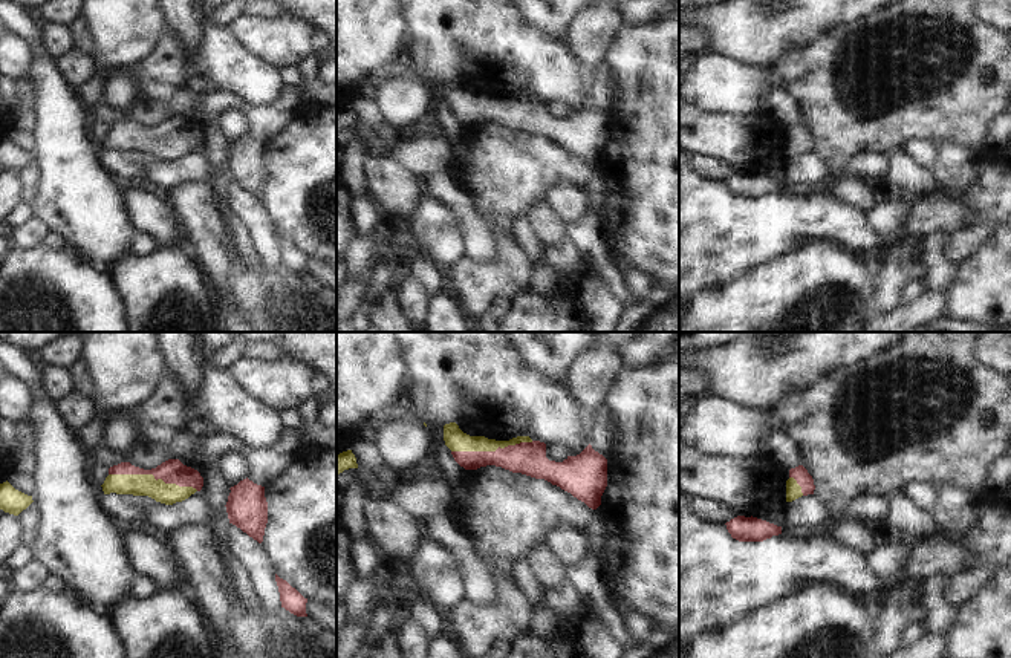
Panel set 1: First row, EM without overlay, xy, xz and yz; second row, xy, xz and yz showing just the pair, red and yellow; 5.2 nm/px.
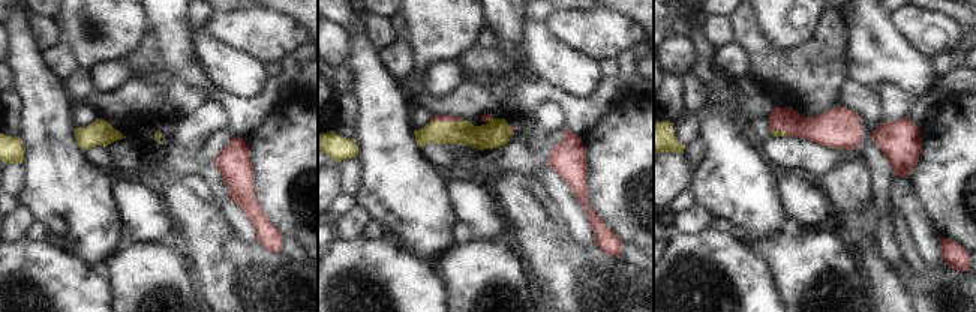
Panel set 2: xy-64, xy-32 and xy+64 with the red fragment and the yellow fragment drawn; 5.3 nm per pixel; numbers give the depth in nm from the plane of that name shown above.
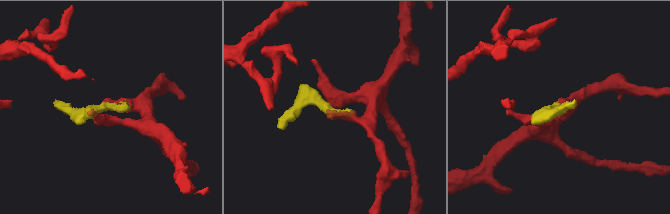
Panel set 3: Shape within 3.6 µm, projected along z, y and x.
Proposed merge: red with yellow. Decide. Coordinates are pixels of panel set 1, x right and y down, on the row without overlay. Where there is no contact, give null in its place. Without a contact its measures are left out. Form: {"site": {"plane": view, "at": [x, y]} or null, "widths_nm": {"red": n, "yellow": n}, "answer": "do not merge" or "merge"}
{"site": {"plane": "xy", "at": [153, 132]}, "widths_nm": {"red": 130, "yellow": 110}, "answer": "merge"}

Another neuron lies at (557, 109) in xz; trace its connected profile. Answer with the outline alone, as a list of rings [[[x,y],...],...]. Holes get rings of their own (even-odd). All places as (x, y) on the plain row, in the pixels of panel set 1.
[[[554,99],[546,103],[546,115],[549,118],[563,119],[567,116],[567,107],[563,101]]]

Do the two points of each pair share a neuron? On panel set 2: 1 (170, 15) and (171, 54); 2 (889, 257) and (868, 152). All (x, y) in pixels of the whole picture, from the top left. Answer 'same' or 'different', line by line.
1: same
2: same

